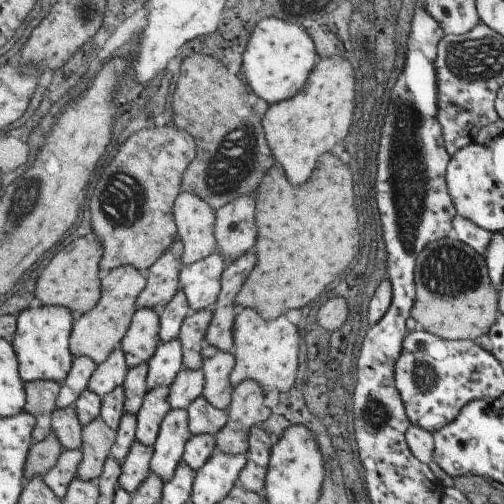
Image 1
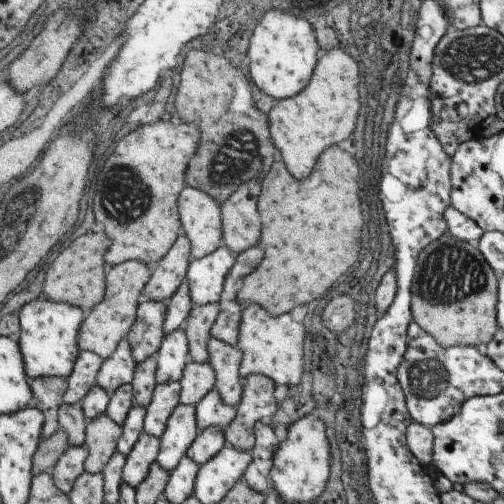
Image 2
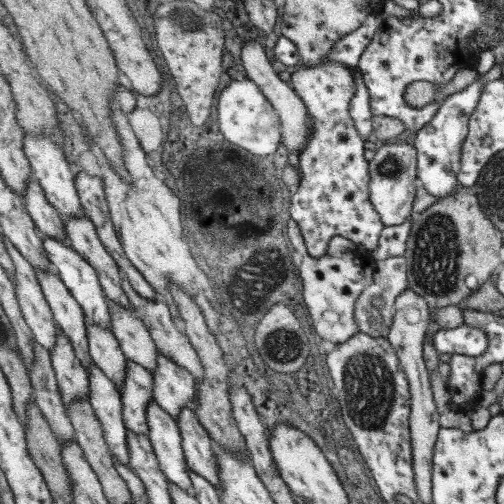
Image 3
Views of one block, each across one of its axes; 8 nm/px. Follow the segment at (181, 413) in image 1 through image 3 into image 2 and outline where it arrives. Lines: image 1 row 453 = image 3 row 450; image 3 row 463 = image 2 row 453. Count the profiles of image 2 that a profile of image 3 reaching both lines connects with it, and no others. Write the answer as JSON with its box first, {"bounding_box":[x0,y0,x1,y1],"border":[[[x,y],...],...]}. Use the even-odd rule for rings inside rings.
{"bounding_box":[157,404,201,472],"border":[[[179,404],[169,418],[167,432],[161,438],[161,454],[157,458],[159,466],[167,472],[175,472],[181,460],[189,454],[189,448],[201,436],[197,424],[197,406]]]}

